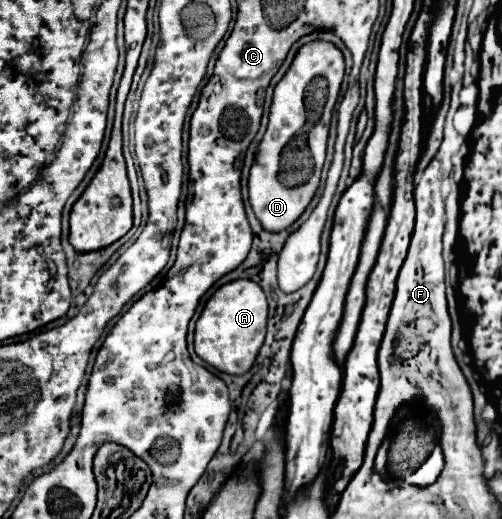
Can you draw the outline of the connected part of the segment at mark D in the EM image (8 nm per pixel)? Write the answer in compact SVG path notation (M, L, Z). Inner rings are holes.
M310 42L310 44L304 44L298 50L290 70L286 72L286 76L274 88L268 130L266 130L266 134L264 134L260 146L258 146L256 160L254 160L254 166L250 170L250 184L248 184L250 186L250 206L256 214L256 218L260 220L260 224L266 226L268 232L282 232L282 230L290 228L302 216L302 212L306 210L306 206L310 204L310 200L314 198L314 194L318 190L320 172L322 172L322 166L324 166L324 160L326 160L330 116L332 116L334 104L338 100L338 94L340 94L342 76L344 76L344 56L342 56L342 52L330 42ZM316 76L324 76L328 80L328 102L326 102L322 120L308 134L308 144L310 144L310 150L312 150L312 156L314 156L314 176L310 176L310 180L302 186L288 188L288 186L282 186L278 181L280 152L286 146L286 140L290 140L290 136L294 136L294 132L298 132L298 128L302 128L304 122L306 122L304 88Z

